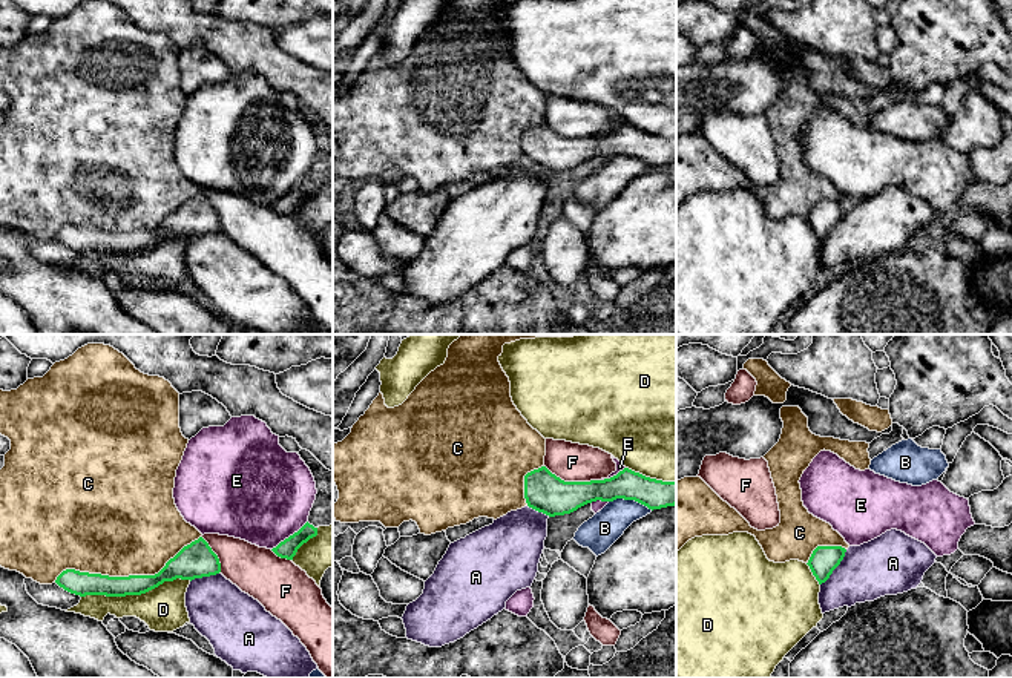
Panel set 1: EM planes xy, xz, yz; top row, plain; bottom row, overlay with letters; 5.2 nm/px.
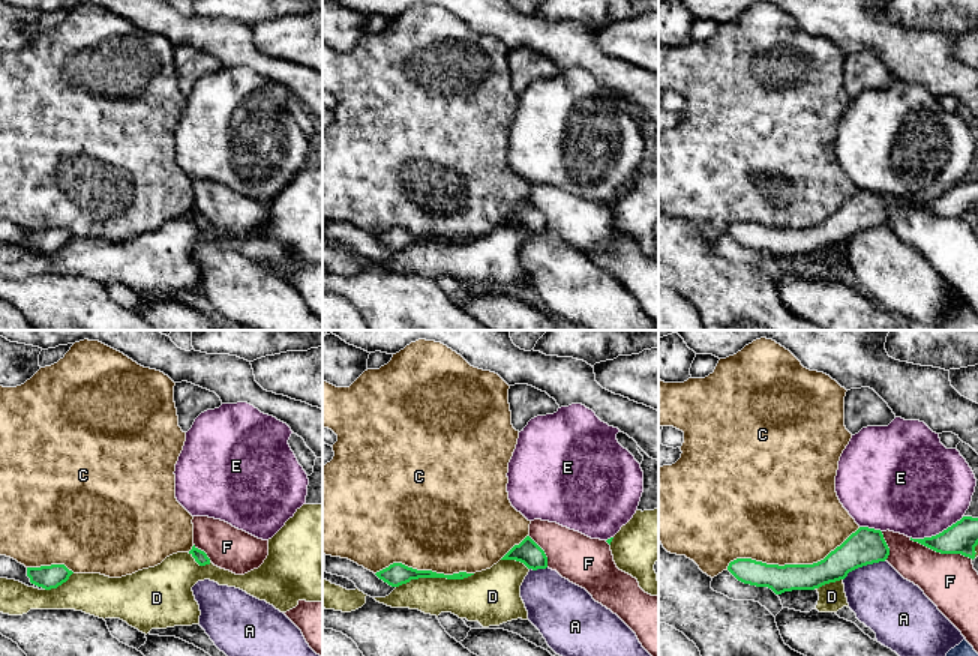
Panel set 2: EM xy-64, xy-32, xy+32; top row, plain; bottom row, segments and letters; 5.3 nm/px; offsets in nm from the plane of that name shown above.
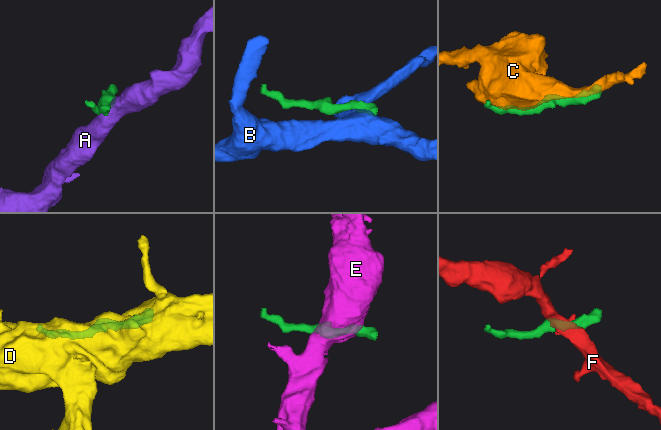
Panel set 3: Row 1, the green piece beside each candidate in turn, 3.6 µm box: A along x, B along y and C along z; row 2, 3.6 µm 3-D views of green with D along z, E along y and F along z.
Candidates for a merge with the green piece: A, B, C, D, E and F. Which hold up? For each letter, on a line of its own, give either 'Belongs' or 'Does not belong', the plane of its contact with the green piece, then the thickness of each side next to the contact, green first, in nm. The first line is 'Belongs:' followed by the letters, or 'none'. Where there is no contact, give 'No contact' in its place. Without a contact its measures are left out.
Belongs: none
A: Does not belong. Touches green in yz. Thickness 150 nm (green) against 300 nm
B: Does not belong. Touches green in xz. Thickness 160 nm (green) against 180 nm
C: Does not belong. Touches green in xy. Thickness 130 nm (green) against 480 nm
D: Does not belong. Touches green in xy. Thickness 110 nm (green) against 240 nm
E: Does not belong. Touches green in xy. Thickness 100 nm (green) against 500 nm
F: Does not belong. Touches green in xz. Thickness 200 nm (green) against 200 nm

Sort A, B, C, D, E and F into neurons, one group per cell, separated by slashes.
A / B / C / D / E / F

